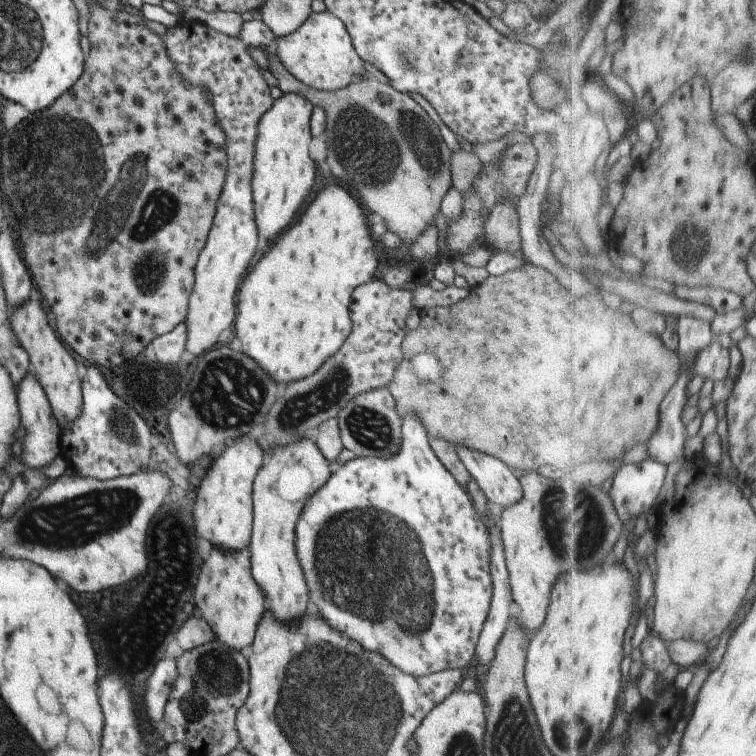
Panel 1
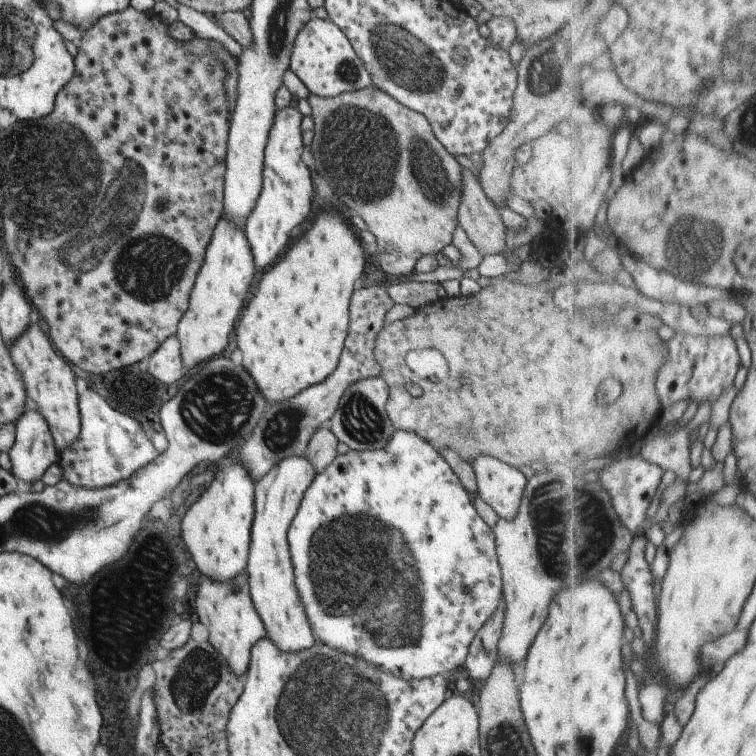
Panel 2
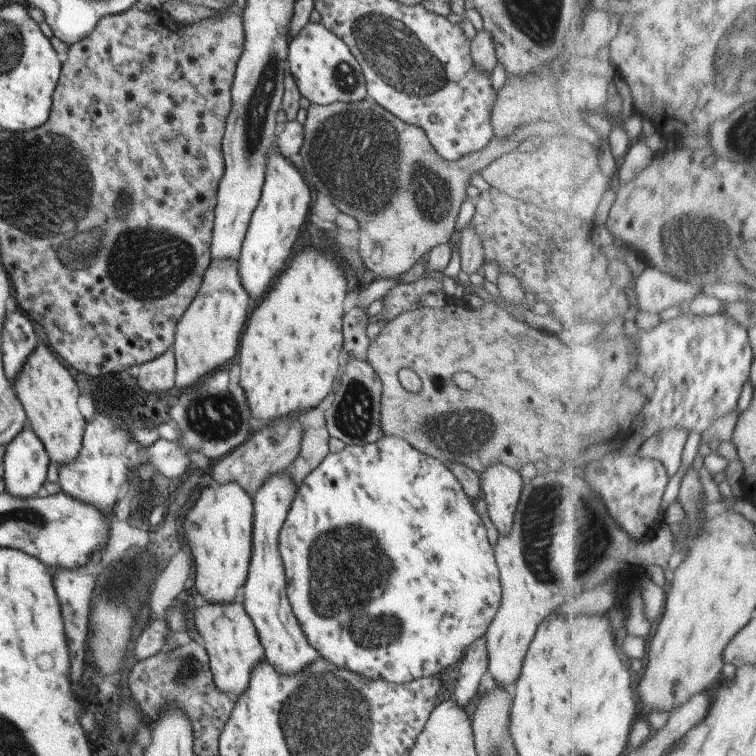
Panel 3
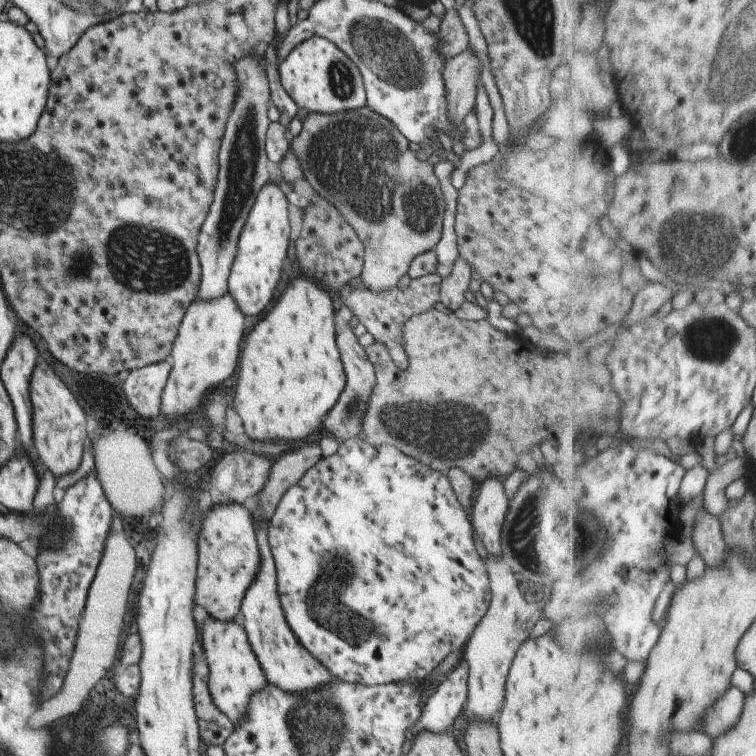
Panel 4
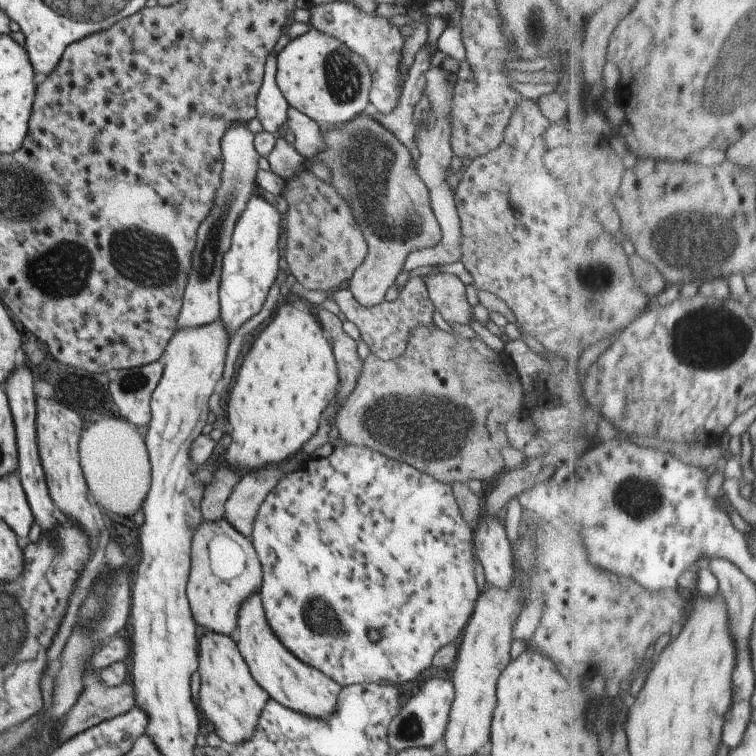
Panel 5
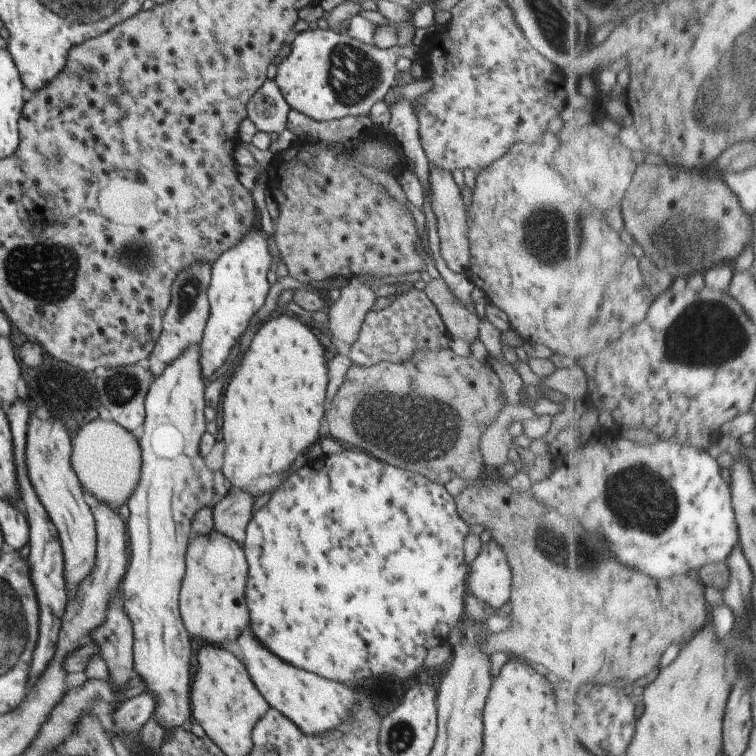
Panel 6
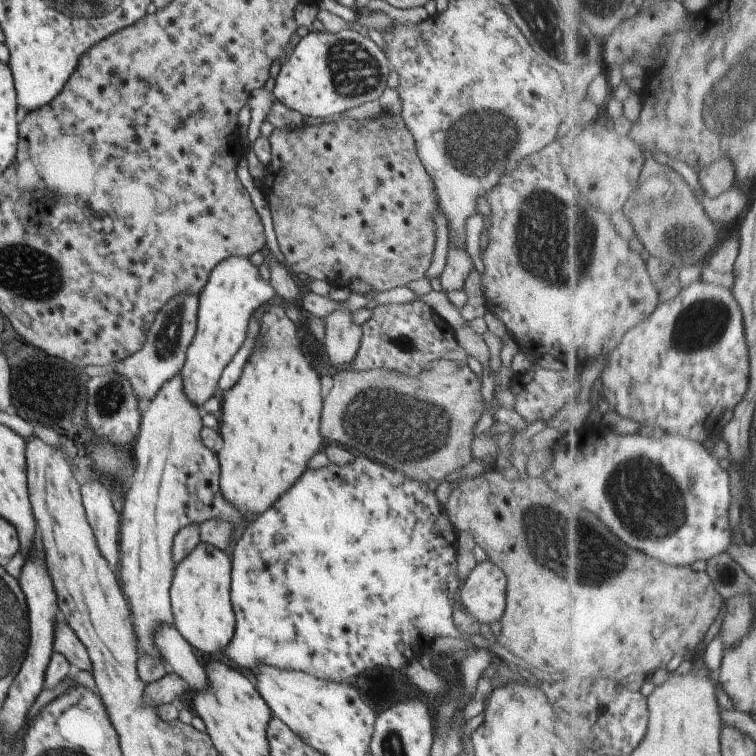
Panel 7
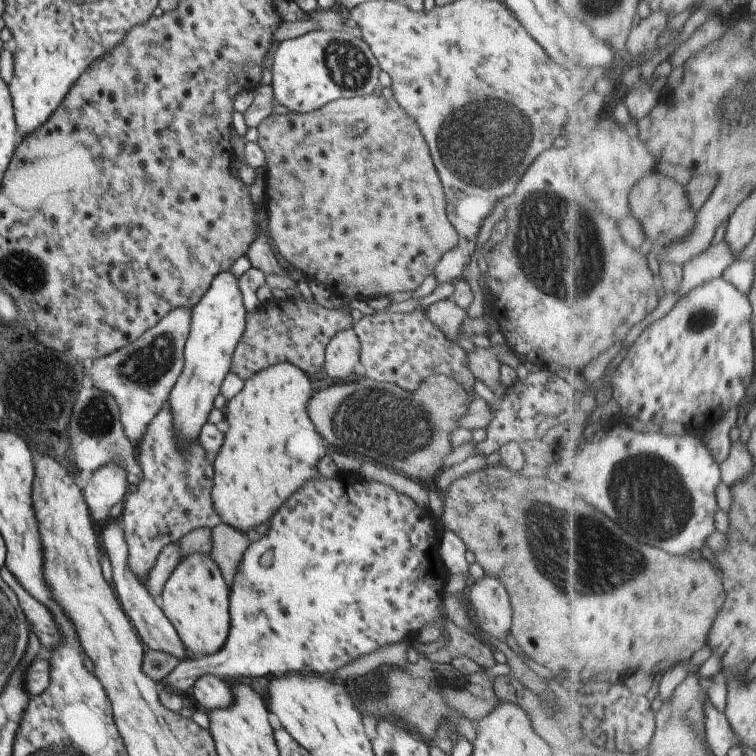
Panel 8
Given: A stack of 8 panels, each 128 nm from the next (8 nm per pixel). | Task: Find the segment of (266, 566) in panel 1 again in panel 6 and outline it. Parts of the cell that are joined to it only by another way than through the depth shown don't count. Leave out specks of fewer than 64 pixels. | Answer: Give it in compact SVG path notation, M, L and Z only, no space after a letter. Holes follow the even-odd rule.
M247 626L234 641L241 649L243 664L253 686L271 708L295 723L304 735L322 735L325 731L337 730L341 724L350 721L356 700L348 687L283 662L272 655Z

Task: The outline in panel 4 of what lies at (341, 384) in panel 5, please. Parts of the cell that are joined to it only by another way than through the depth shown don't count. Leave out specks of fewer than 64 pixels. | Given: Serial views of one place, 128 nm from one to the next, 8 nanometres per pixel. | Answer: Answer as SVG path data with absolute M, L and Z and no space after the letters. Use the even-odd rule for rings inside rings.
M343 330L343 332L335 335L334 339L342 362L345 382L339 398L326 412L322 424L323 428L329 432L330 437L340 442L361 436L361 421L366 412L367 400L370 399L371 388L376 383L376 376L370 361L366 357L365 349L359 346L357 338L351 330Z

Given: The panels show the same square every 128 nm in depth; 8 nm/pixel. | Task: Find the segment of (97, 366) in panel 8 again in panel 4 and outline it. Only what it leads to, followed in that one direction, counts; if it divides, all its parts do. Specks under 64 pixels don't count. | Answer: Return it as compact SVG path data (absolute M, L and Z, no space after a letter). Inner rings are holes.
M245 55L234 64L238 91L227 117L218 150L218 173L212 190L212 201L200 226L196 253L200 264L199 288L195 299L207 300L221 296L227 288L227 277L236 253L240 230L261 187L269 181L264 142L269 126L270 90L263 59Z

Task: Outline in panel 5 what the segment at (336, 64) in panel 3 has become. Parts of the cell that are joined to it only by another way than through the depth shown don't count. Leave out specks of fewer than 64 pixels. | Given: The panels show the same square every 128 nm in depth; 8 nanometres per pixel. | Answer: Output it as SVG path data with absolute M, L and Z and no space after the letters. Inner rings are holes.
M310 28L277 54L275 83L288 107L319 126L339 126L370 110L371 72L363 58L319 30Z

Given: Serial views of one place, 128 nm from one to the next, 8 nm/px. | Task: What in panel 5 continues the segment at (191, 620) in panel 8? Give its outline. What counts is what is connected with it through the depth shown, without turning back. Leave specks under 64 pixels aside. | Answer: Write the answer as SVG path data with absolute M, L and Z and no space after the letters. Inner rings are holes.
M227 520L202 521L195 530L189 552L189 575L185 588L190 611L195 624L220 635L233 636L236 627L238 608L242 602L258 591L261 581L261 564L255 556L250 538L241 536Z

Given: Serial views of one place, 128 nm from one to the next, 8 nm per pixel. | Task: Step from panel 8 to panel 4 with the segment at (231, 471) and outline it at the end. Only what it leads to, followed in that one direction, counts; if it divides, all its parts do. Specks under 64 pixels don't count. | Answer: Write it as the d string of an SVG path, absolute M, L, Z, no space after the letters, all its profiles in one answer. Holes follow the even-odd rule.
M294 277L239 354L235 408L253 440L303 440L335 404L345 375L333 334L333 300L313 279Z

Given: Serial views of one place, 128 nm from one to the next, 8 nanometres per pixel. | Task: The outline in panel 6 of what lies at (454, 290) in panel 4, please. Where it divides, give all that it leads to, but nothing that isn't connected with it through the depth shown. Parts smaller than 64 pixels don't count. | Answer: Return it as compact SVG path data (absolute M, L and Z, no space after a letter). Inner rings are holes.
M441 277L432 278L427 284L419 285L437 309L449 336L459 338L469 346L478 336L477 316L455 298Z

